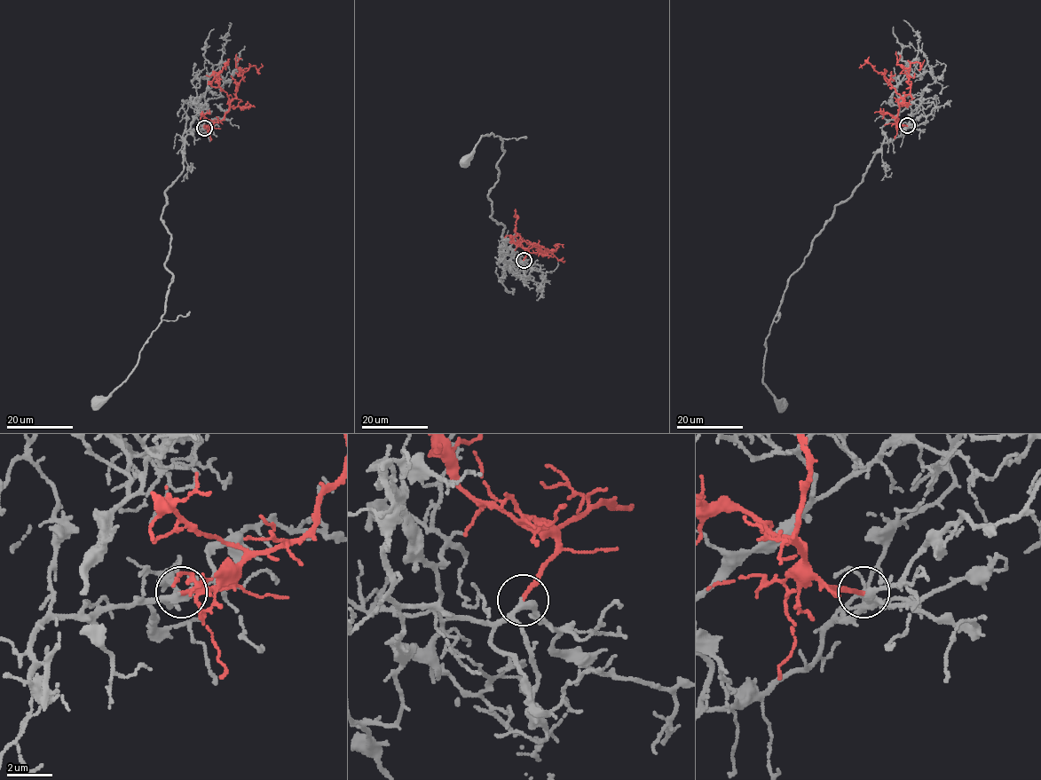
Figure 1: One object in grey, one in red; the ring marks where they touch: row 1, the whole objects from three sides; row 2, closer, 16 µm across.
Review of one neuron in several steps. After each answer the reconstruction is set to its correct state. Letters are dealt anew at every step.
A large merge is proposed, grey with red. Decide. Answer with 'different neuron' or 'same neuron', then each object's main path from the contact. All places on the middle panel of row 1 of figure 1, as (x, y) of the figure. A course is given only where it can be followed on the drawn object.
same neuron; course grey (524, 260), (503, 259), (505, 227), (490, 216), (488, 196), (503, 153), (500, 137), (483, 135), (465, 160); course red (524, 260), (530, 248), (539, 245), (537, 246), (544, 251), (542, 255), (546, 251), (563, 262)

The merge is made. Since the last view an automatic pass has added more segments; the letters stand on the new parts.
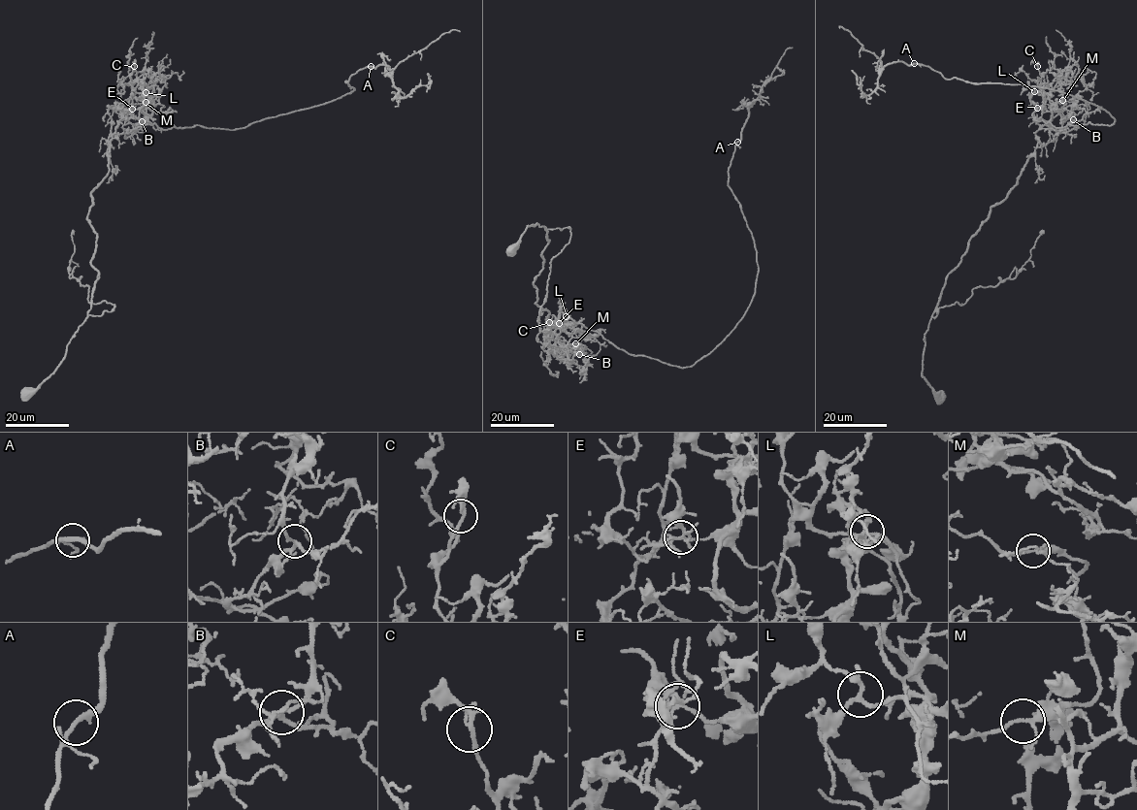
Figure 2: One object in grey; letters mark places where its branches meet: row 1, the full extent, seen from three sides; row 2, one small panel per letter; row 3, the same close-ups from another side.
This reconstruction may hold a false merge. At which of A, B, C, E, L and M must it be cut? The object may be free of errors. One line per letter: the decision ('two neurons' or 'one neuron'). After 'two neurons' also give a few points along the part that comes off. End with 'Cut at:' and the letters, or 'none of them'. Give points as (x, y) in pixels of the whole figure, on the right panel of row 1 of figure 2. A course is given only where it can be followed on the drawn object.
A: one neuron
B: one neuron
C: one neuron
E: two neurons | (1037, 108), (1034, 118), (1056, 128), (1115, 120), (1062, 91), (946, 79), (917, 63), (883, 66), (839, 28)
L: one neuron
M: one neuron
Cut at: E

